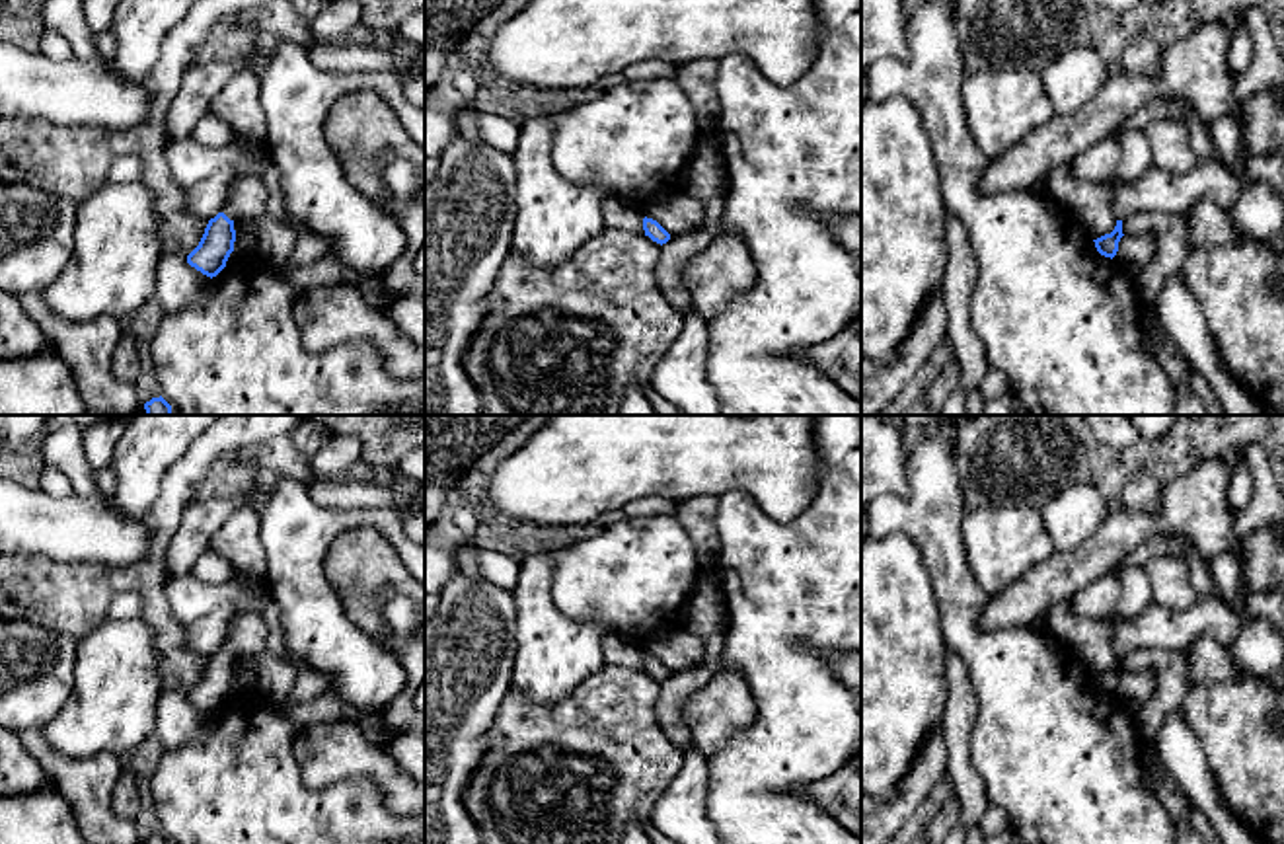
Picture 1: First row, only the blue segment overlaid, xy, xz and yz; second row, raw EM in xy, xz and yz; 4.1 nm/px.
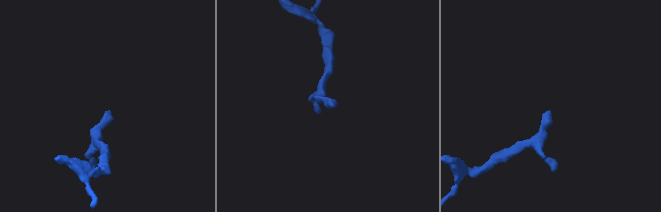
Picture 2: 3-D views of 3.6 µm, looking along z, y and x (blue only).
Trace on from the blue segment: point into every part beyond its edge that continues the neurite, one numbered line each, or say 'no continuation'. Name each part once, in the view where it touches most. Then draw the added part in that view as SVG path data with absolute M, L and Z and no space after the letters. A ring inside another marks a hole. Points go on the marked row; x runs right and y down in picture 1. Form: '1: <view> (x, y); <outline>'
1: xy (248, 195); M259 175L236 177L224 199L222 212L230 218L257 218L267 212L269 189Z

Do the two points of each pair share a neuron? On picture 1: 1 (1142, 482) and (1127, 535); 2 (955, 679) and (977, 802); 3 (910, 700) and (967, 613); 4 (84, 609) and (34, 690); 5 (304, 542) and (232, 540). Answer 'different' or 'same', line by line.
1: different
2: same
3: different
4: different
5: different

